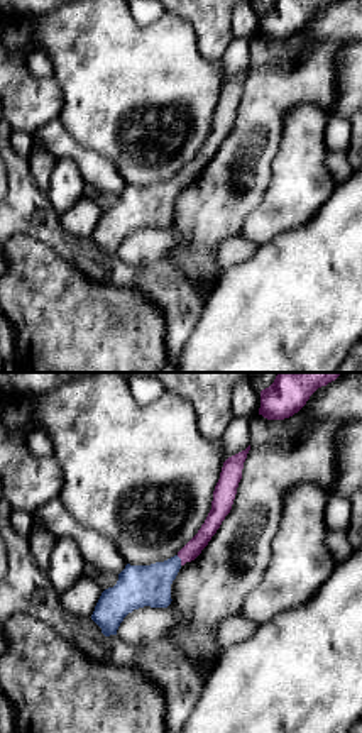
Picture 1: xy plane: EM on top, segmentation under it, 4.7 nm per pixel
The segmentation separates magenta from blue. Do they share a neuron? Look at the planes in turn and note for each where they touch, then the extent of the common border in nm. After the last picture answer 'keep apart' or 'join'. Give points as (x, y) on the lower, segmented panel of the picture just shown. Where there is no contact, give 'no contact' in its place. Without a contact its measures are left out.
(181, 561) | 50 nm

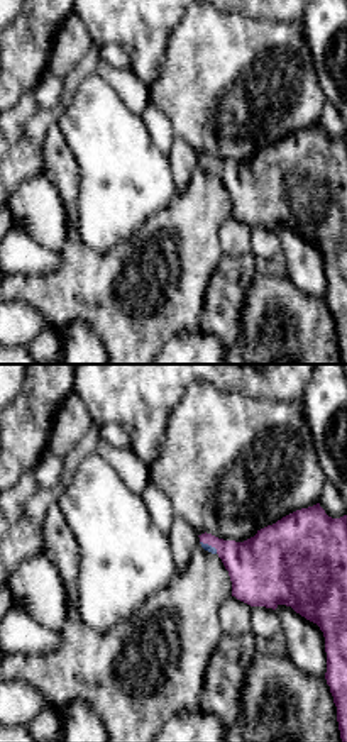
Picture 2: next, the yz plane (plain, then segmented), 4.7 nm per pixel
(210, 544) | 110 nm

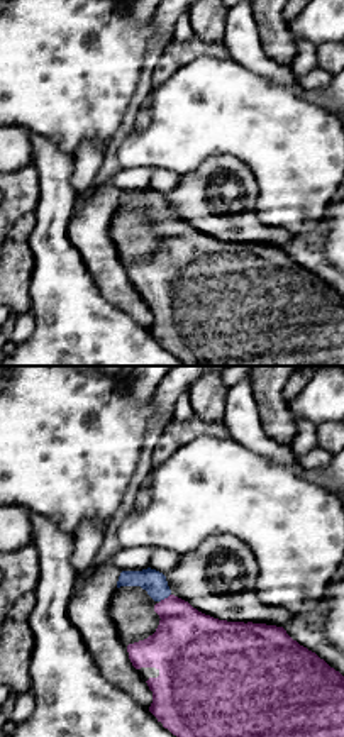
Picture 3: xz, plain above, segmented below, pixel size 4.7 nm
(165, 598) | 70 nm

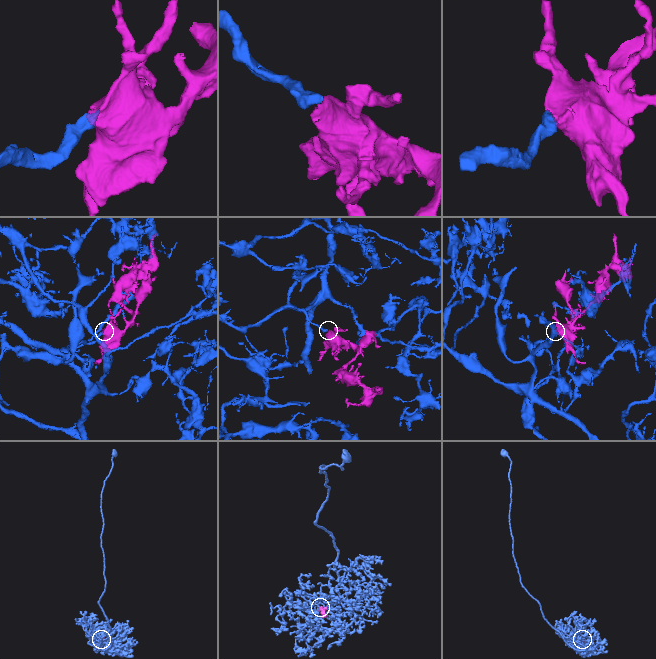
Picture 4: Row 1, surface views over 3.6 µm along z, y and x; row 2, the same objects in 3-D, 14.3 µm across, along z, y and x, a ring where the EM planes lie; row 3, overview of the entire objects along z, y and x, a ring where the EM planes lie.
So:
join

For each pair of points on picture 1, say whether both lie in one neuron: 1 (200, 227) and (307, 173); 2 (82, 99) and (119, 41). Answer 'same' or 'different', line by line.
1: different
2: same

